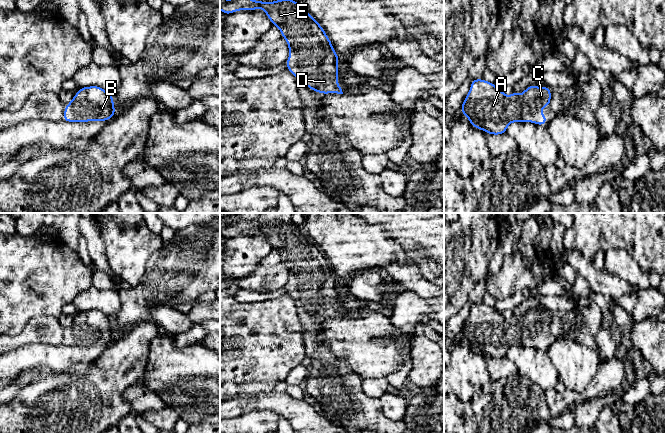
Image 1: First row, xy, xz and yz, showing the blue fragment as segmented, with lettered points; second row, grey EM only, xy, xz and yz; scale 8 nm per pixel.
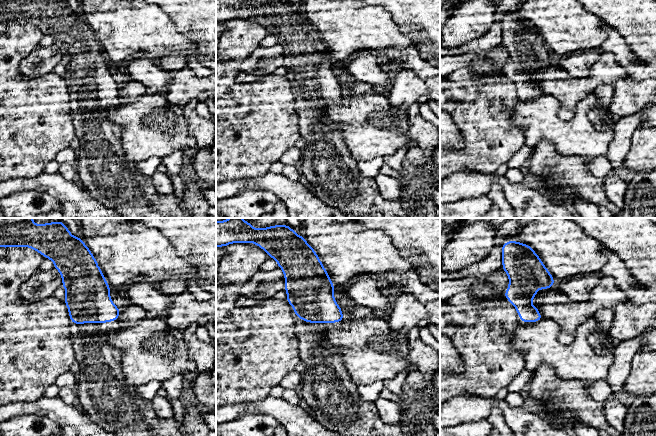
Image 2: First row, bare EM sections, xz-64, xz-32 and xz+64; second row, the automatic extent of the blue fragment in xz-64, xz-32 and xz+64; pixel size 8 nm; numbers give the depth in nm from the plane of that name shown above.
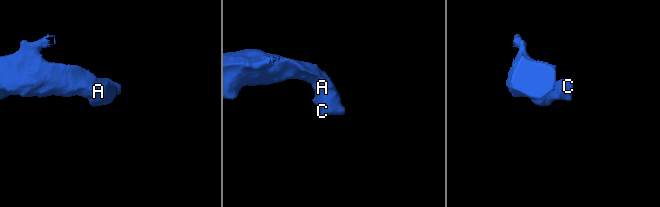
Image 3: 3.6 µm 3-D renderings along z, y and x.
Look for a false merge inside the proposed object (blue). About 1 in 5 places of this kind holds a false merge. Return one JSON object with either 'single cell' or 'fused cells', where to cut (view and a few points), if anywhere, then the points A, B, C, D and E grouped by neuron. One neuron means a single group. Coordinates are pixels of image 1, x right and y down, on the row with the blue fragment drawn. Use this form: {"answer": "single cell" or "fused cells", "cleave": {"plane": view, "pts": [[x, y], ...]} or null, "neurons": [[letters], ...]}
{"answer": "single cell", "cleave": null, "neurons": [["A", "B", "C", "D", "E"]]}

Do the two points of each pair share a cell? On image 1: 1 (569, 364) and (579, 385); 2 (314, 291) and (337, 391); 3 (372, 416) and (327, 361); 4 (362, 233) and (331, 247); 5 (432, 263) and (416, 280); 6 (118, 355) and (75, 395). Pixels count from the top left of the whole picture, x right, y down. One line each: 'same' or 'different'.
1: same
2: same
3: same
4: same
5: different
6: same

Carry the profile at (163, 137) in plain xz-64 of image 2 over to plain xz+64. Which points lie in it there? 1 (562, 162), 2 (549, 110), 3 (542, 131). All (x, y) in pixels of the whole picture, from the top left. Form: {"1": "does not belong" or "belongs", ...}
{"1": "does not belong", "2": "belongs", "3": "belongs"}

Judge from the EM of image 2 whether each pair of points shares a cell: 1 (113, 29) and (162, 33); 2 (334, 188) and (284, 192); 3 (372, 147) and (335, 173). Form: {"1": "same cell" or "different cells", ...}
{"1": "same cell", "2": "different cells", "3": "different cells"}

